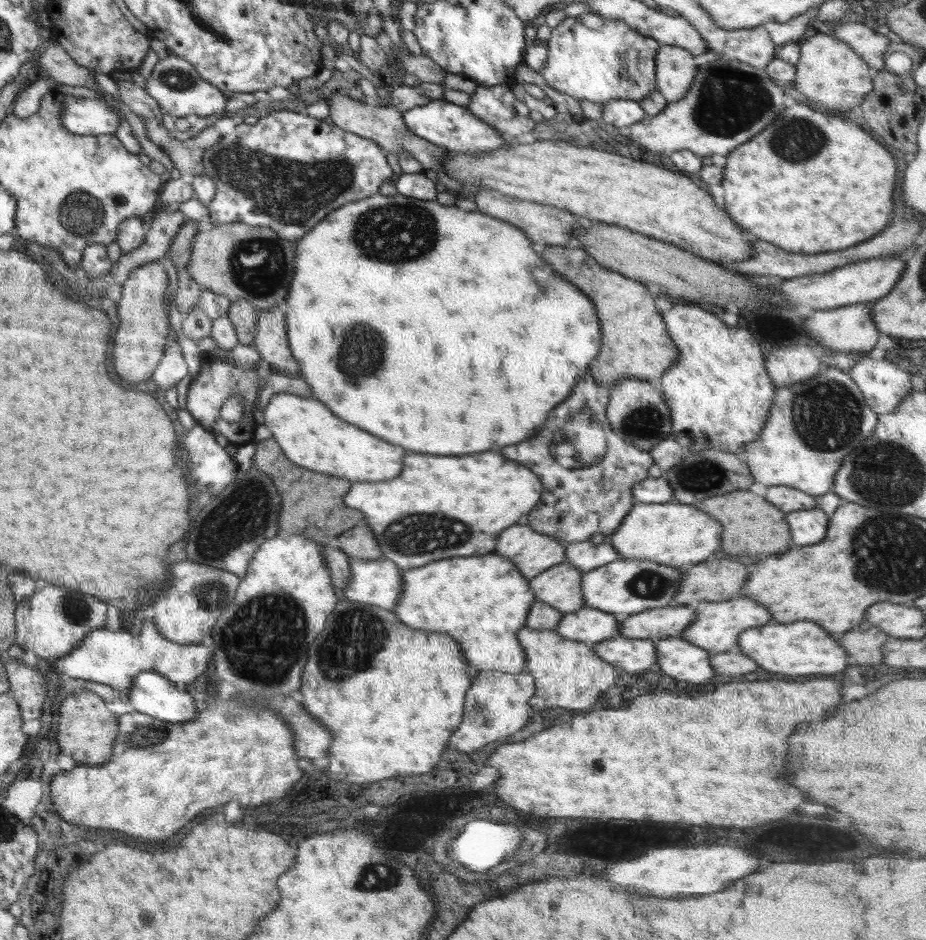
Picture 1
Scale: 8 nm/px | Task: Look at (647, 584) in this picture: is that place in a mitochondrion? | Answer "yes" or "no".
yes

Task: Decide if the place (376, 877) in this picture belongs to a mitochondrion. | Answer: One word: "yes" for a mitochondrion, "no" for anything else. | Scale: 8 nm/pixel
yes

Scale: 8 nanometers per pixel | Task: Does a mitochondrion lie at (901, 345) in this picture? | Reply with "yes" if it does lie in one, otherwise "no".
no

